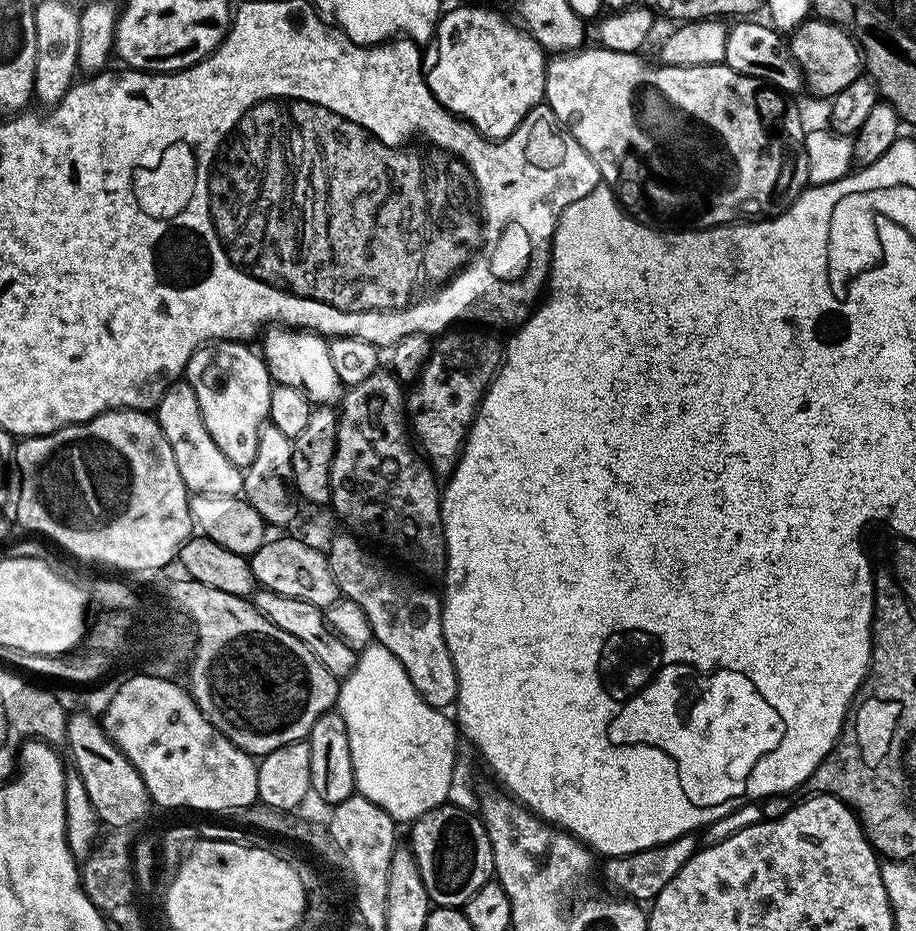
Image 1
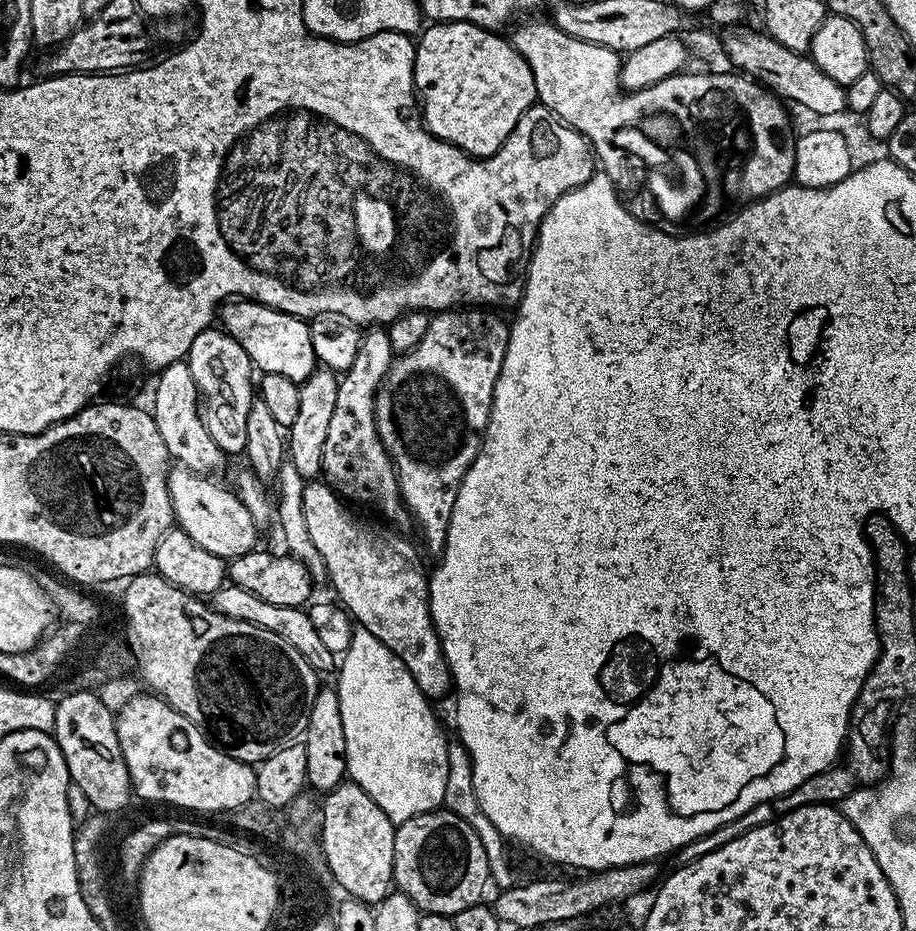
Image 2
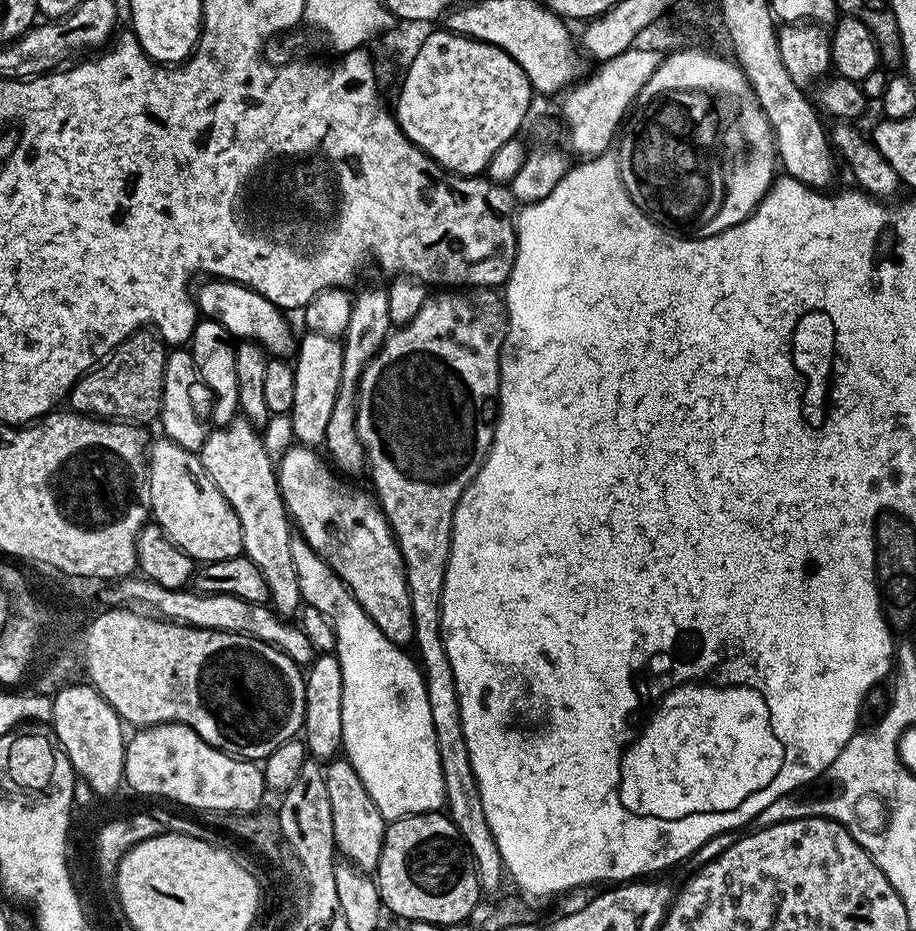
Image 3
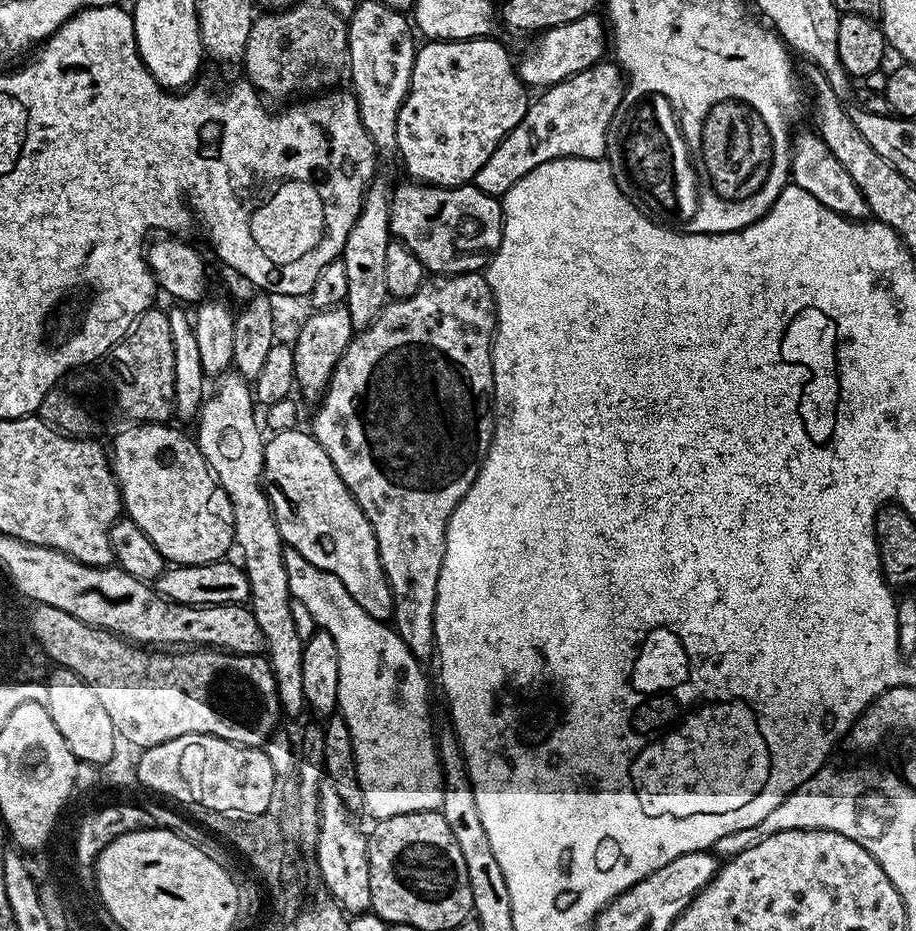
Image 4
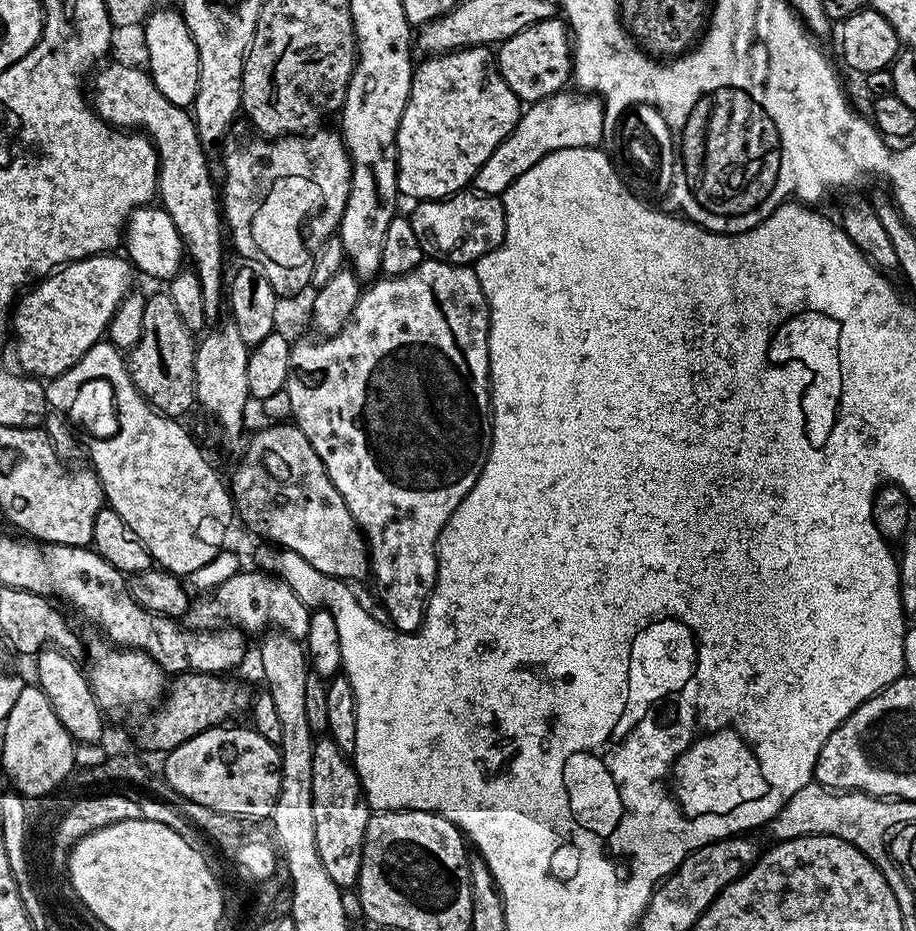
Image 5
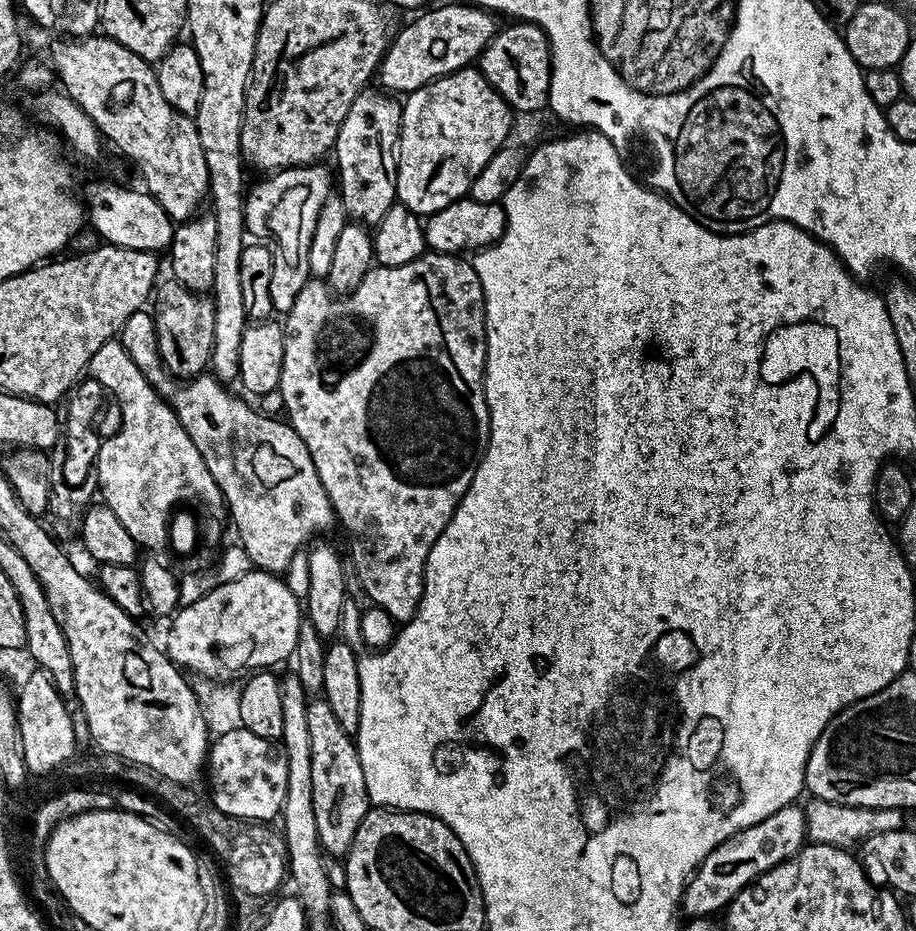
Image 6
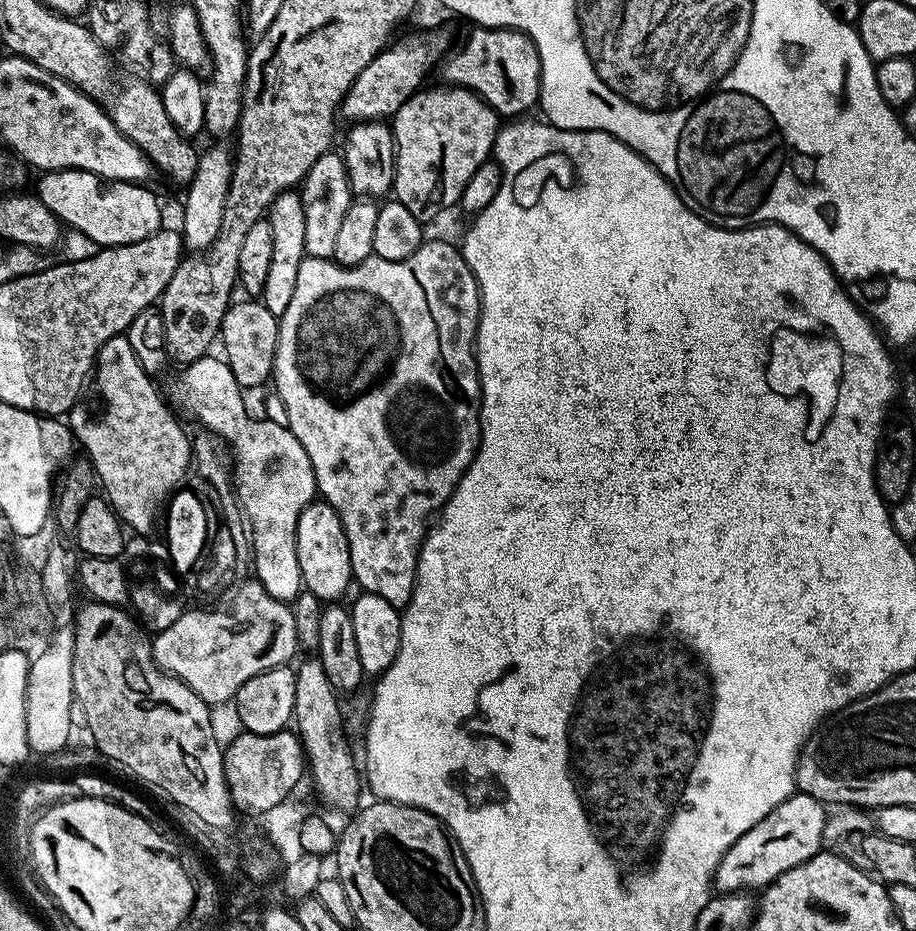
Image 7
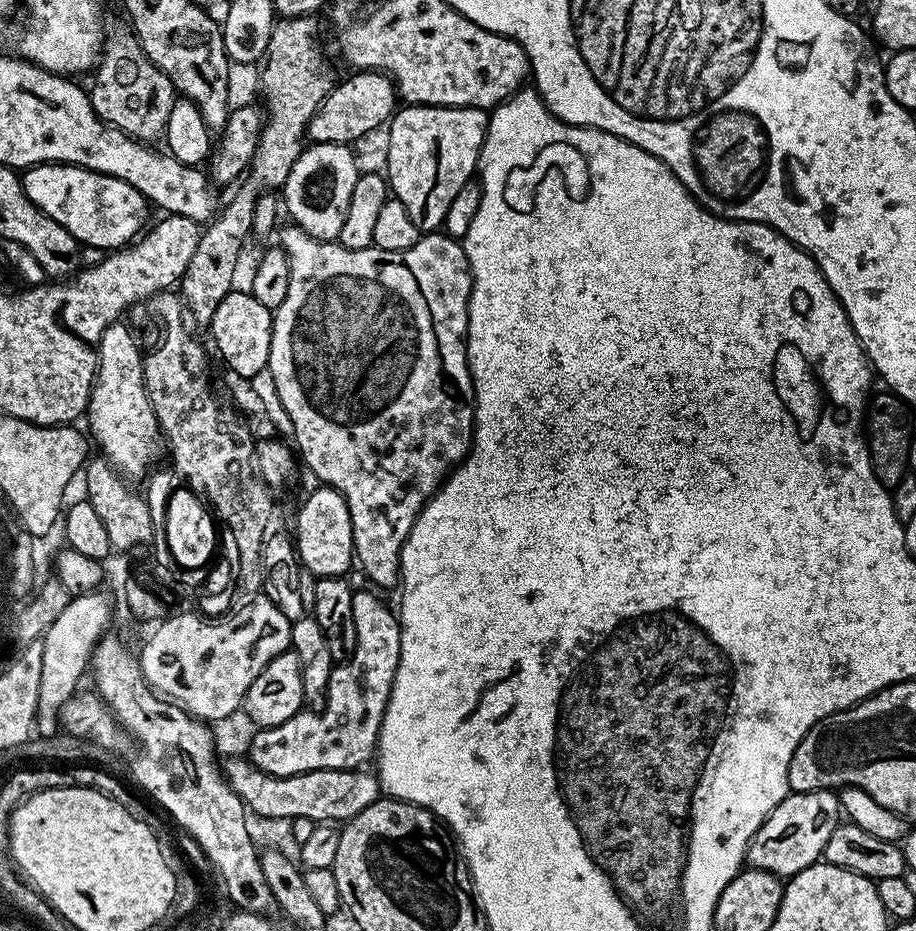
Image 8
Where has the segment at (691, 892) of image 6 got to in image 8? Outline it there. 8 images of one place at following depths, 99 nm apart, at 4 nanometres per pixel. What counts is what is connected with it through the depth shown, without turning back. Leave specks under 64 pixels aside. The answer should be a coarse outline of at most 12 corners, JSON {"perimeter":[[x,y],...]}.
{"perimeter":[[835,791],[792,792],[748,843],[746,864],[791,878],[842,823]]}

